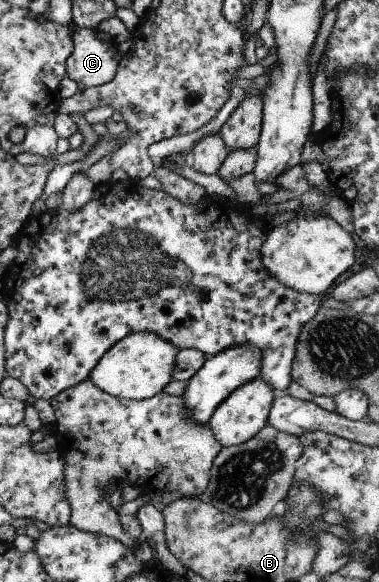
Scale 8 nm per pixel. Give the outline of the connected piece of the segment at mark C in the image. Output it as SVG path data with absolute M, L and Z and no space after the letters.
M71 29L72 51L65 61L65 74L68 78L83 84L85 89L109 82L115 76L118 62L122 59L116 44L101 42L94 36L93 29Z

